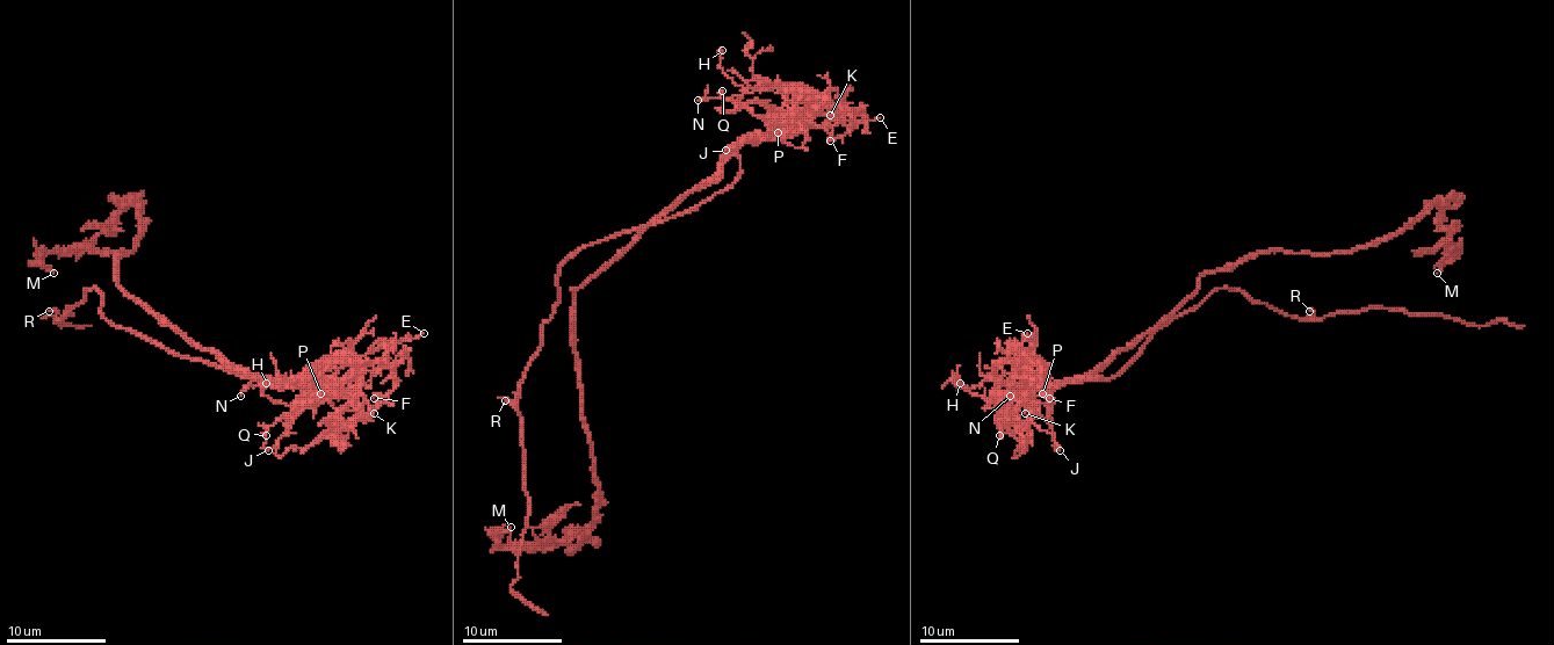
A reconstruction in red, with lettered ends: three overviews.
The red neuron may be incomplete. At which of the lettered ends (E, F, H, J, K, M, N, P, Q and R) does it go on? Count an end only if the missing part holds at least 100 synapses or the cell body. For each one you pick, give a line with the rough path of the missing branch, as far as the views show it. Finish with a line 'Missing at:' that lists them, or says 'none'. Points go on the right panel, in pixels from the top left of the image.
Missing at: none

